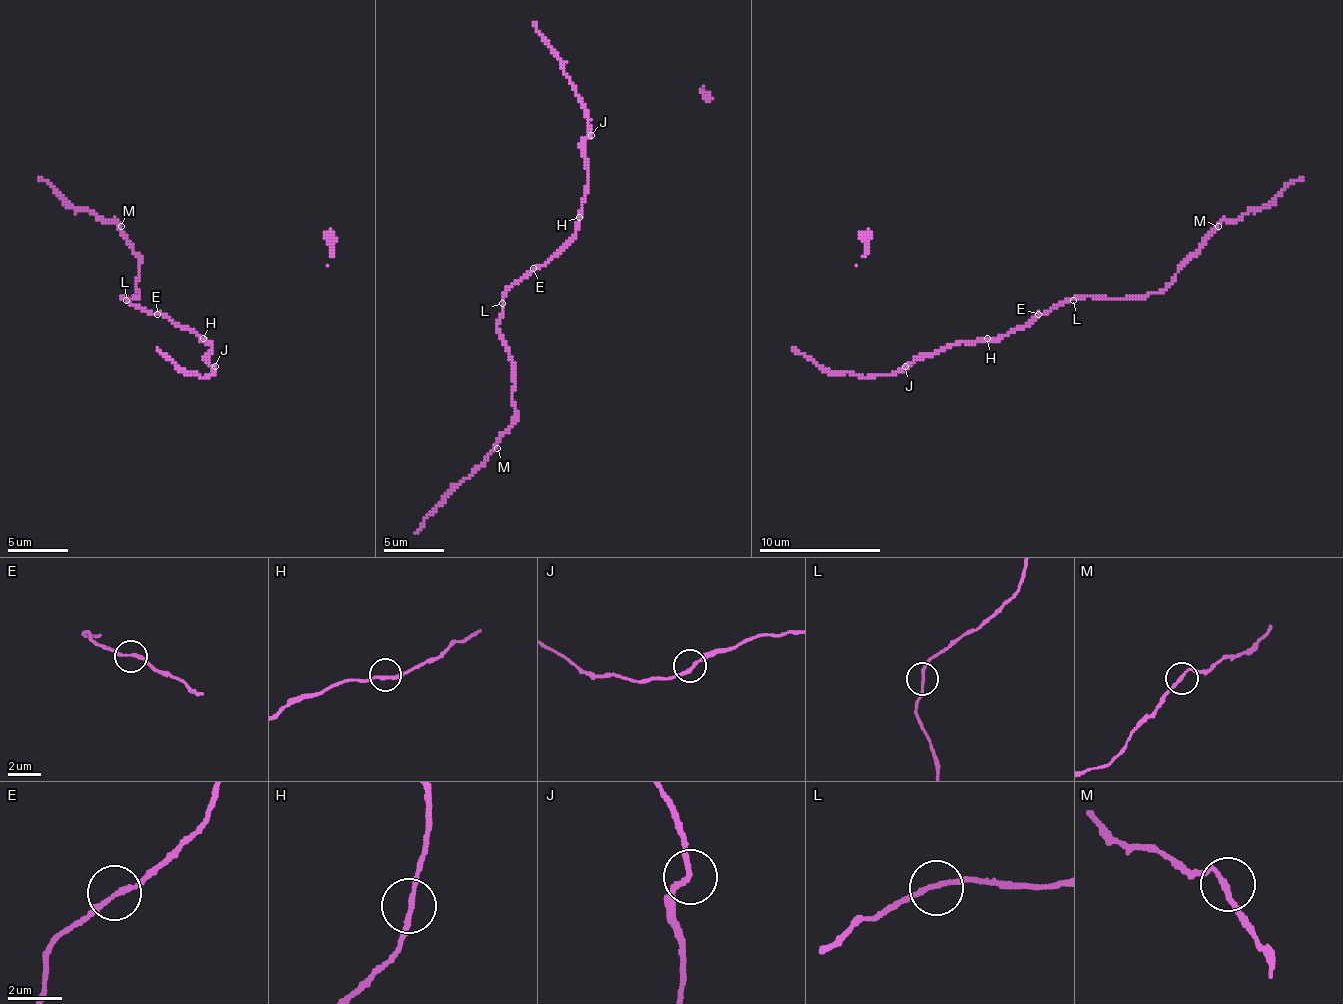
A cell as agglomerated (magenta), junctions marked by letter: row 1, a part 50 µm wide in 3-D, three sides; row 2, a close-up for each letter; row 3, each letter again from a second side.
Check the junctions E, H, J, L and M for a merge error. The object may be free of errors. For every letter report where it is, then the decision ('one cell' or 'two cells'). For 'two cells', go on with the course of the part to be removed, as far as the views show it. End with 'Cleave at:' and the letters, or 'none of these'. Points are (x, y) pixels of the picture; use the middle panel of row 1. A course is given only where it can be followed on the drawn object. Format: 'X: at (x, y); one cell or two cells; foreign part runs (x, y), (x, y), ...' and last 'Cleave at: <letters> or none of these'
E: at (533, 268); one cell
H: at (579, 217); one cell
J: at (591, 135); one cell
L: at (502, 303); one cell
M: at (497, 448); one cell
Cleave at: none of these

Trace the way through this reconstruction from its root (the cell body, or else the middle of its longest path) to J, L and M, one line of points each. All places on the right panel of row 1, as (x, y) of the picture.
J: (1044, 314), (1035, 314), (1023, 326), (1017, 326), (1002, 338), (956, 341), (932, 353), (923, 353), (905, 366)
L: (1044, 314), (1072, 299)
M: (1044, 314), (1069, 299), (1087, 296), (1130, 299), (1160, 293), (1218, 226)

